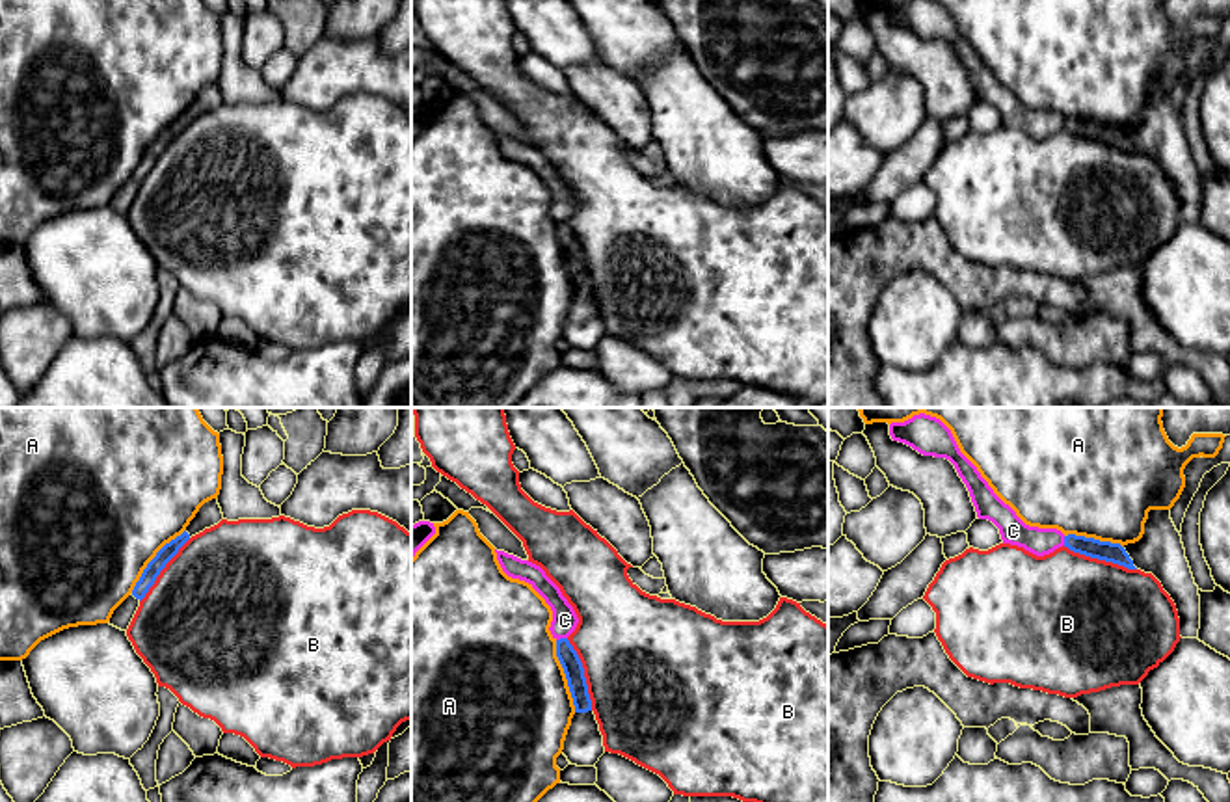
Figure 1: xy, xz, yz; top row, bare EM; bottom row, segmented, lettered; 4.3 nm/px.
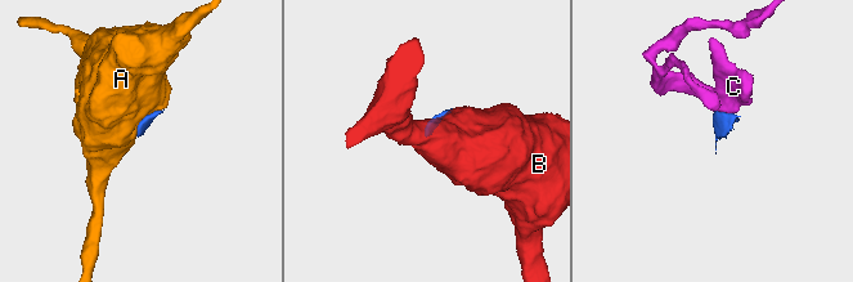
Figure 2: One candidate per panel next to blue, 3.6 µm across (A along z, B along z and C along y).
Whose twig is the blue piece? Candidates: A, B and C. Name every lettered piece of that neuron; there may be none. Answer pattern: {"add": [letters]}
{"add": []}

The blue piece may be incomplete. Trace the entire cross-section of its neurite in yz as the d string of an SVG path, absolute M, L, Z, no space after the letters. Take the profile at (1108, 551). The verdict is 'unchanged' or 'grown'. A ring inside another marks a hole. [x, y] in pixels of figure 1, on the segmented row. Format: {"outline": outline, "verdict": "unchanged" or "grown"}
{"outline": "M1150 510L1144 534L1139 541L1120 545L1094 538L1068 534L1064 547L1074 553L1113 562L1128 569L1152 573L1170 595L1180 618L1180 636L1198 638L1200 595L1195 584L1182 536L1176 530L1170 510Z", "verdict": "grown"}

